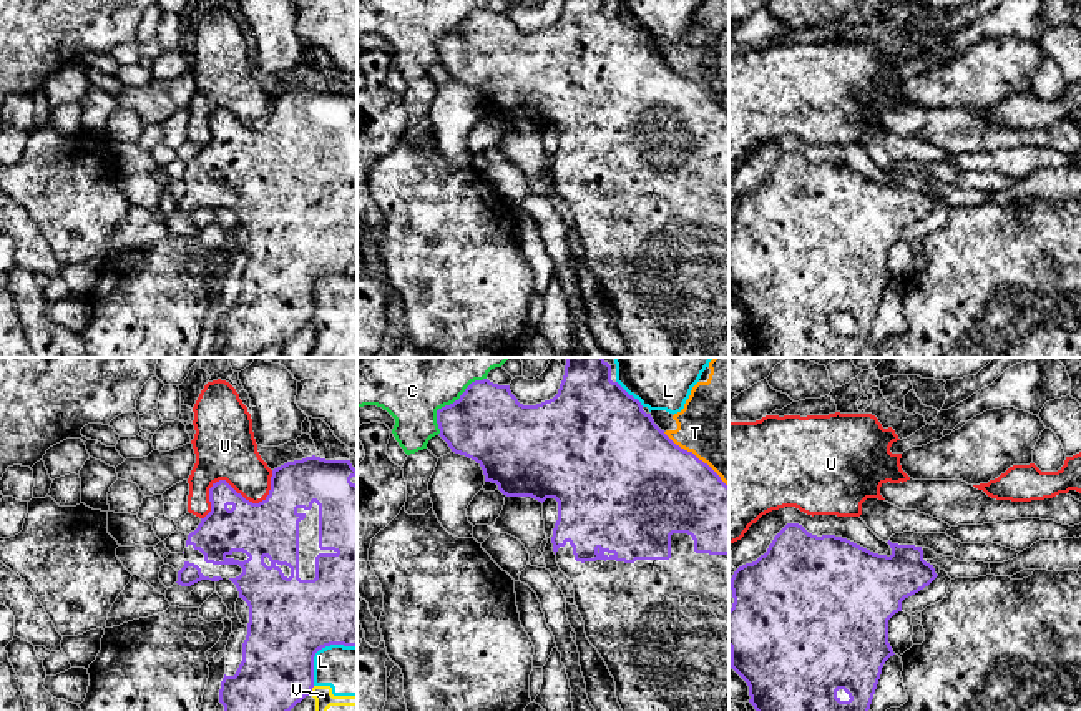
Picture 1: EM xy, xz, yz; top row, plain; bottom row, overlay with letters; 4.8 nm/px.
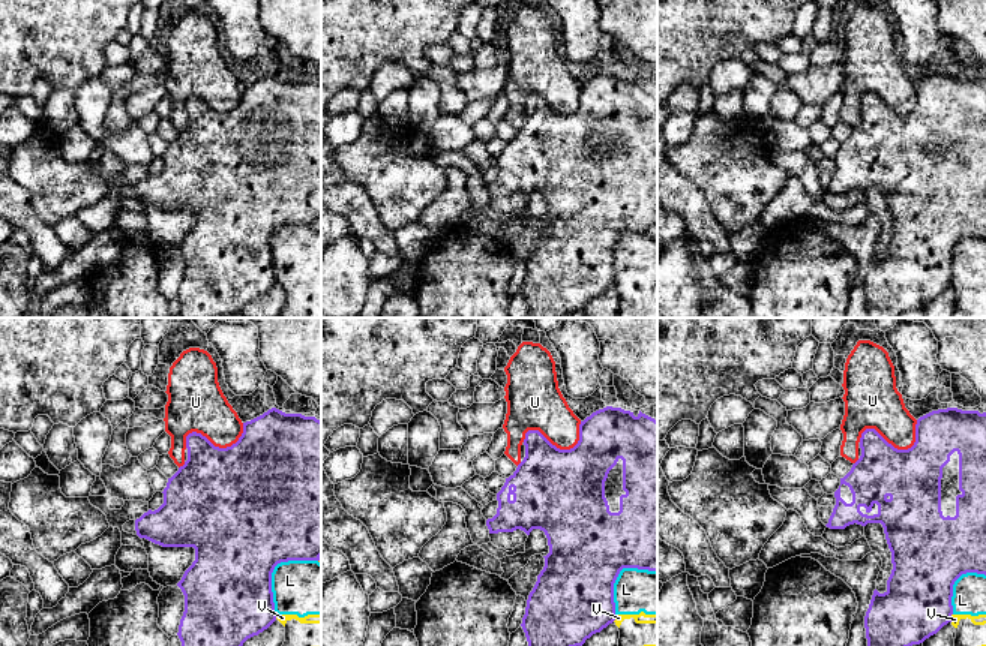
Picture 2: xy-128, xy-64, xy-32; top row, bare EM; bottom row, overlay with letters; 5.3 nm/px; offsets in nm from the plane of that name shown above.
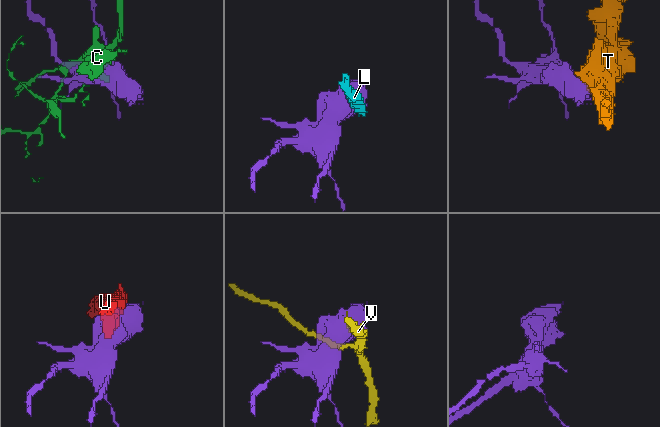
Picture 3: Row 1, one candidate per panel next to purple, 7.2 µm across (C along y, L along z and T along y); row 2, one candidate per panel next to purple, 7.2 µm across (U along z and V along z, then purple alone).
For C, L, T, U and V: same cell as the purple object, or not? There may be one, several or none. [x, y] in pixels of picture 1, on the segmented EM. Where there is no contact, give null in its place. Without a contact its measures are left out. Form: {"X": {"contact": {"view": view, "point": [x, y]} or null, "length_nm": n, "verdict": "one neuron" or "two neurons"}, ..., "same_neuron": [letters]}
{"C": {"contact": {"view": "xz", "point": [450, 404]}, "length_nm": 360, "verdict": "two neurons"}, "L": {"contact": {"view": "xy", "point": [319, 648]}, "length_nm": 300, "verdict": "two neurons"}, "T": {"contact": {"view": "xz", "point": [694, 456]}, "length_nm": 420, "verdict": "two neurons"}, "U": {"contact": {"view": "xy", "point": [234, 490]}, "length_nm": 420, "verdict": "two neurons"}, "V": {"contact": {"view": "xy", "point": [311, 690]}, "length_nm": 50, "verdict": "two neurons"}, "same_neuron": []}

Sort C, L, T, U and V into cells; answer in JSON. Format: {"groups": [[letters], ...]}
{"groups": [["C"], ["L", "V"], ["T"], ["U"]]}

